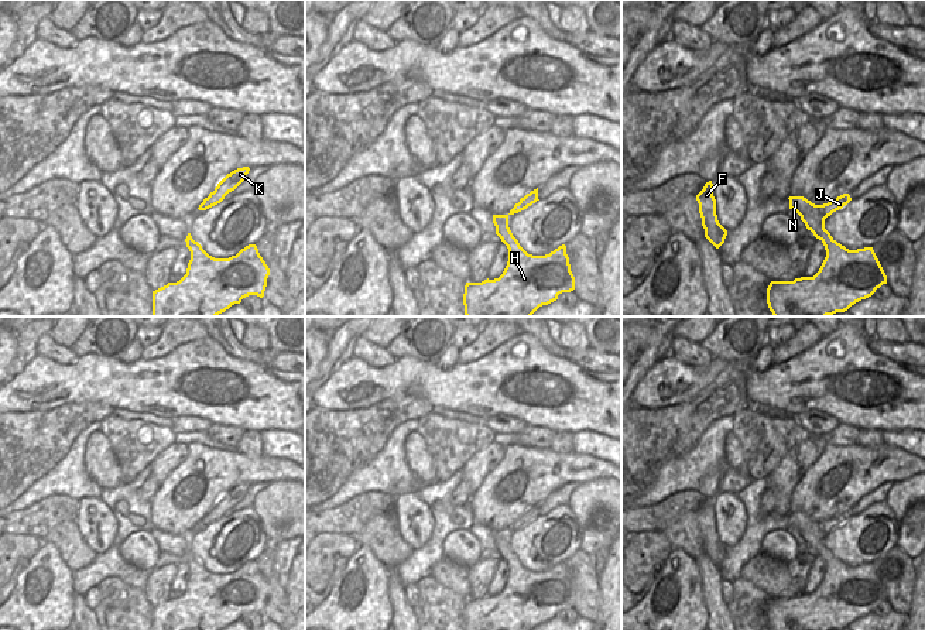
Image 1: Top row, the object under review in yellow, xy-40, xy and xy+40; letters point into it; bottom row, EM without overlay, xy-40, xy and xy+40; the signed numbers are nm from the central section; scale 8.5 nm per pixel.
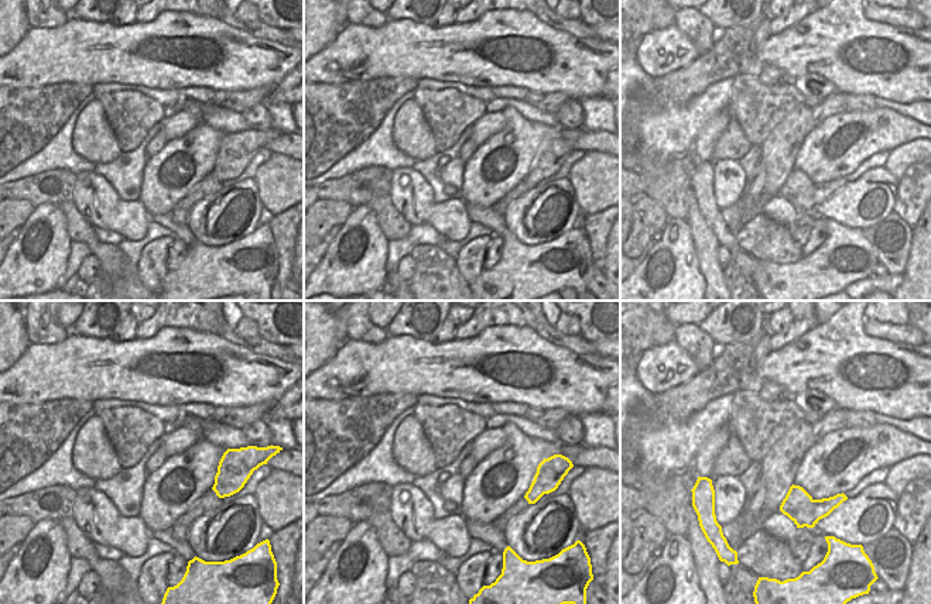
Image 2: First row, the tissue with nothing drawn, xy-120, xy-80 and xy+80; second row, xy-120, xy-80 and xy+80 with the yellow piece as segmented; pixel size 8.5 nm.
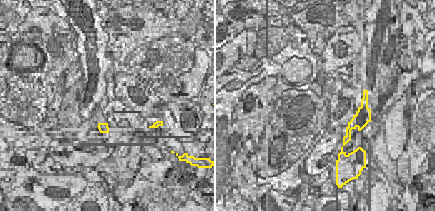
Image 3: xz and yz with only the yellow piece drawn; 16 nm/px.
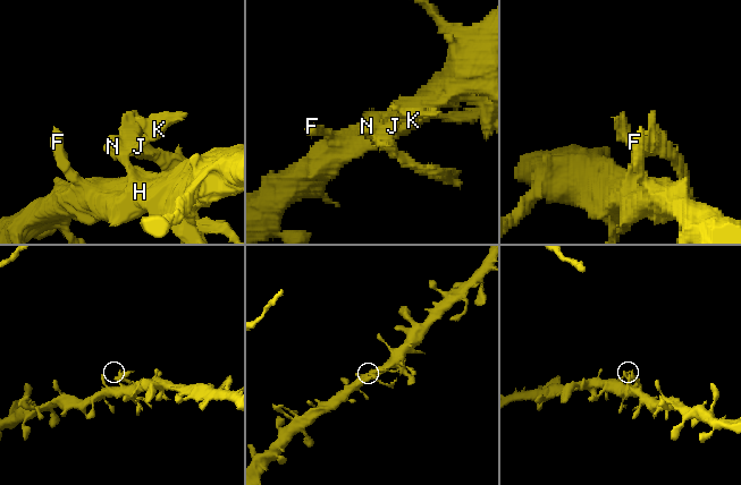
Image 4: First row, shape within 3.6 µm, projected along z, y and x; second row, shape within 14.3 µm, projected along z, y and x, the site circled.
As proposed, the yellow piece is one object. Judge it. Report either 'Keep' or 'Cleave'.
Cleave.

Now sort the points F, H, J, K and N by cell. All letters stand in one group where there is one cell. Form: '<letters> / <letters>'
F H / J K N

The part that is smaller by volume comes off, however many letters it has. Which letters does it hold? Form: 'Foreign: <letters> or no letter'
Foreign: J, K, N

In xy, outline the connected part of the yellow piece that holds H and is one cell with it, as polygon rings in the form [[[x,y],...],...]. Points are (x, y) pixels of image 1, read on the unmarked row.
[[[508,538],[496,551],[508,565],[508,578],[499,595],[482,599],[466,599],[463,610],[465,630],[534,630],[539,623],[558,616],[562,609],[575,606],[566,562],[562,561],[549,571],[528,571],[513,552]]]

